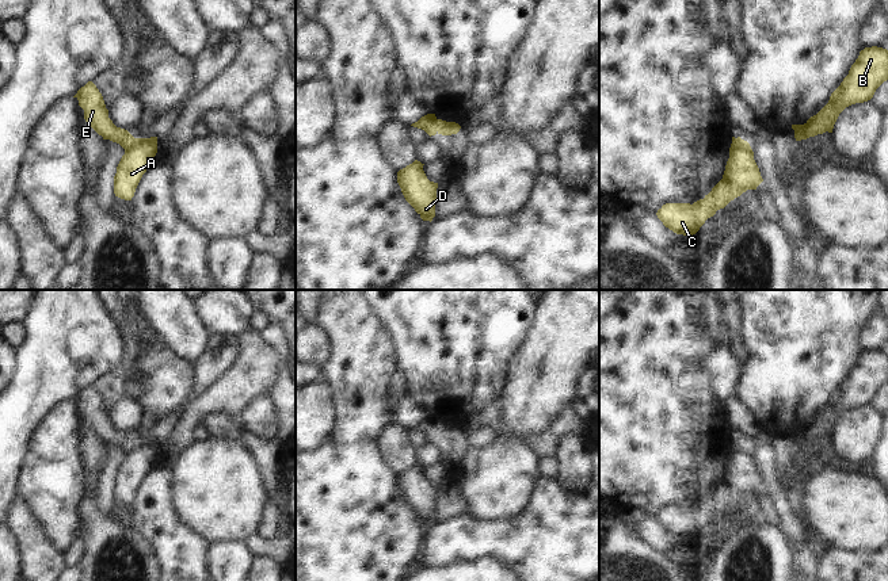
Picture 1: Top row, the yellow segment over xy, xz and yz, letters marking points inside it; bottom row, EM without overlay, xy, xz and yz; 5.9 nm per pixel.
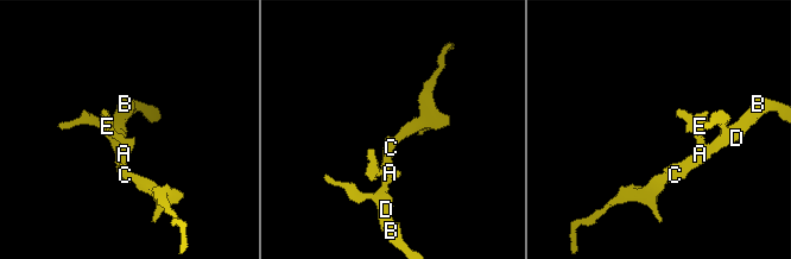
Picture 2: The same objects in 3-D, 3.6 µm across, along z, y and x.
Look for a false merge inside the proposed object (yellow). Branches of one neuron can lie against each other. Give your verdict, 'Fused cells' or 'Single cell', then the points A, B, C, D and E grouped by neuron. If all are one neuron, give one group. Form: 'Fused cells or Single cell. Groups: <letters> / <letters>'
Fused cells. Groups: A B C D / E.

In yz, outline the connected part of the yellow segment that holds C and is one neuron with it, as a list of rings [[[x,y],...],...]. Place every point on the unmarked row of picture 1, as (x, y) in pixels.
[[[733,442],[723,482],[709,497],[693,508],[666,507],[656,519],[674,536],[693,539],[717,513],[724,512],[747,493],[756,493],[762,485],[750,447],[742,442]]]

